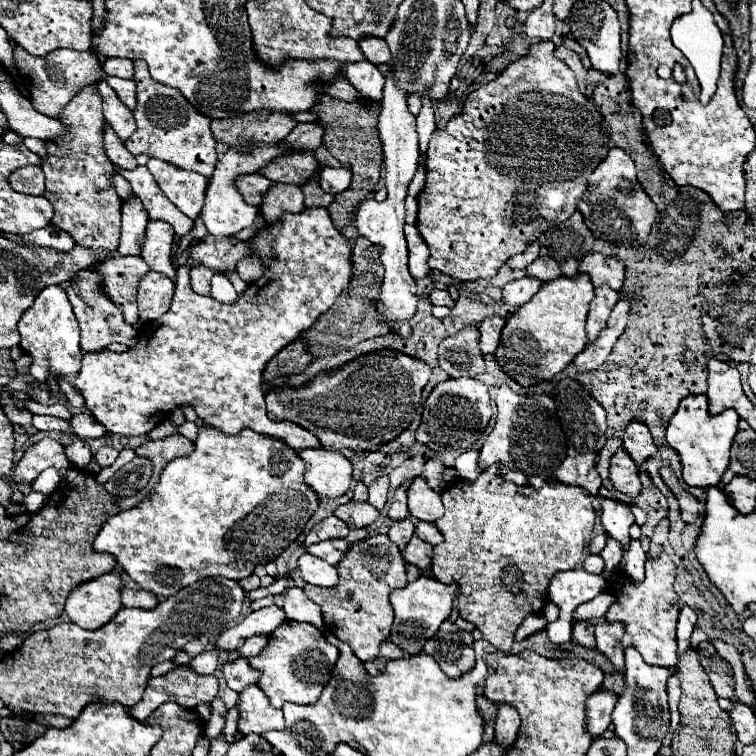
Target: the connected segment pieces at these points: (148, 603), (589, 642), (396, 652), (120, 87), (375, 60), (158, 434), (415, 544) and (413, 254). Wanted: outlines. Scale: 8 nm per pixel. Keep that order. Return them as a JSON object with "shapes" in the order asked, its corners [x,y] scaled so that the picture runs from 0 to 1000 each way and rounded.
{"shapes":[[[[161,757],[161,767],[164,767],[161,799],[167,804],[188,804],[188,807],[196,807],[196,804],[204,804],[209,799],[206,786],[185,778],[183,772],[177,772],[177,767],[172,767],[172,762],[167,762],[167,757]]],[[[759,823],[757,849],[772,857],[786,857],[786,828],[780,823]]],[[[511,847],[511,849],[505,849],[503,865],[500,865],[500,870],[495,873],[495,878],[500,881],[500,886],[505,886],[513,873],[524,873],[524,870],[532,870],[532,868],[534,868],[534,862],[532,862],[521,849]]],[[[140,101],[140,108],[156,124],[156,130],[161,132],[161,138],[167,138],[172,146],[180,143],[180,111],[177,111],[177,106],[161,106],[161,103]]],[[[479,50],[476,66],[481,69],[481,77],[497,87],[516,82],[516,66],[511,63],[511,56],[505,50]]],[[[222,556],[209,561],[198,574],[196,574],[196,582],[206,582],[206,579],[217,579],[217,577],[225,577],[225,574],[233,574],[234,565],[226,561]]],[[[545,709],[537,728],[532,728],[532,735],[540,746],[548,746],[556,754],[563,754],[569,749],[569,741],[571,741],[571,722],[558,717],[553,709]]],[[[536,296],[534,308],[540,324],[540,353],[548,370],[558,370],[569,362],[566,352],[567,329],[553,302],[548,296]]]]}

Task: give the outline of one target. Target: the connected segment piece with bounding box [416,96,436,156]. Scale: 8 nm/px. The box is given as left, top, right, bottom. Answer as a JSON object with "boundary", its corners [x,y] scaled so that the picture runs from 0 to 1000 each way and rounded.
{"boundary":[[[563,127],[558,130],[558,146],[550,156],[550,175],[553,175],[553,185],[556,185],[556,206],[563,204],[566,198],[566,185],[571,180],[571,175],[577,172],[574,167],[574,146],[571,146],[571,135],[563,132]]]}

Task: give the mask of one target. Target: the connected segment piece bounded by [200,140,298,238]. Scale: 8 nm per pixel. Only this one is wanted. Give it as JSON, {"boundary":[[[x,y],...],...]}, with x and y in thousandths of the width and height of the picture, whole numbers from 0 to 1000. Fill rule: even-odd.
{"boundary":[[[373,185],[373,188],[365,188],[365,190],[344,190],[344,193],[328,193],[328,196],[302,193],[302,198],[296,204],[288,204],[286,225],[278,235],[278,243],[275,243],[275,251],[272,251],[272,267],[270,267],[270,275],[265,280],[270,299],[275,302],[275,307],[283,315],[302,315],[302,312],[315,310],[320,302],[333,299],[339,286],[344,283],[344,275],[328,270],[323,265],[323,259],[315,254],[312,238],[323,230],[339,230],[349,220],[354,220],[360,212],[378,206],[378,204],[386,204],[386,201],[394,201],[394,198],[378,193],[376,185]]]}

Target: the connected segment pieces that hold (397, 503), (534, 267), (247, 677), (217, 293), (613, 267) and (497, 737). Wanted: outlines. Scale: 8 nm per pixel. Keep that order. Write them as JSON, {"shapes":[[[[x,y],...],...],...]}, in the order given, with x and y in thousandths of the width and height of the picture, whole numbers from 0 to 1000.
{"shapes":[[[[529,643],[521,653],[521,661],[516,667],[516,675],[513,675],[513,683],[516,688],[526,690],[526,688],[534,688],[540,683],[540,672],[537,672],[537,643]]],[[[709,341],[696,357],[714,370],[733,370],[741,365],[741,352],[733,341]]],[[[315,870],[307,878],[296,878],[294,892],[296,892],[302,910],[307,910],[312,915],[317,915],[320,910],[325,910],[331,905],[341,905],[341,899],[344,899],[344,889],[336,886],[325,870]]],[[[280,365],[278,378],[280,378],[278,394],[283,394],[286,399],[294,399],[294,402],[315,399],[315,389],[299,365]]],[[[788,333],[772,339],[765,352],[765,360],[778,362],[788,381],[796,376],[804,376],[815,386],[825,376],[825,357],[828,354],[825,354],[823,344],[810,341],[810,339],[799,339],[799,336],[788,336]]],[[[672,931],[659,934],[659,947],[656,947],[656,955],[653,955],[653,981],[661,989],[675,992],[680,979],[683,979],[685,963],[688,963],[685,942],[680,942],[680,937],[675,937]]]]}

